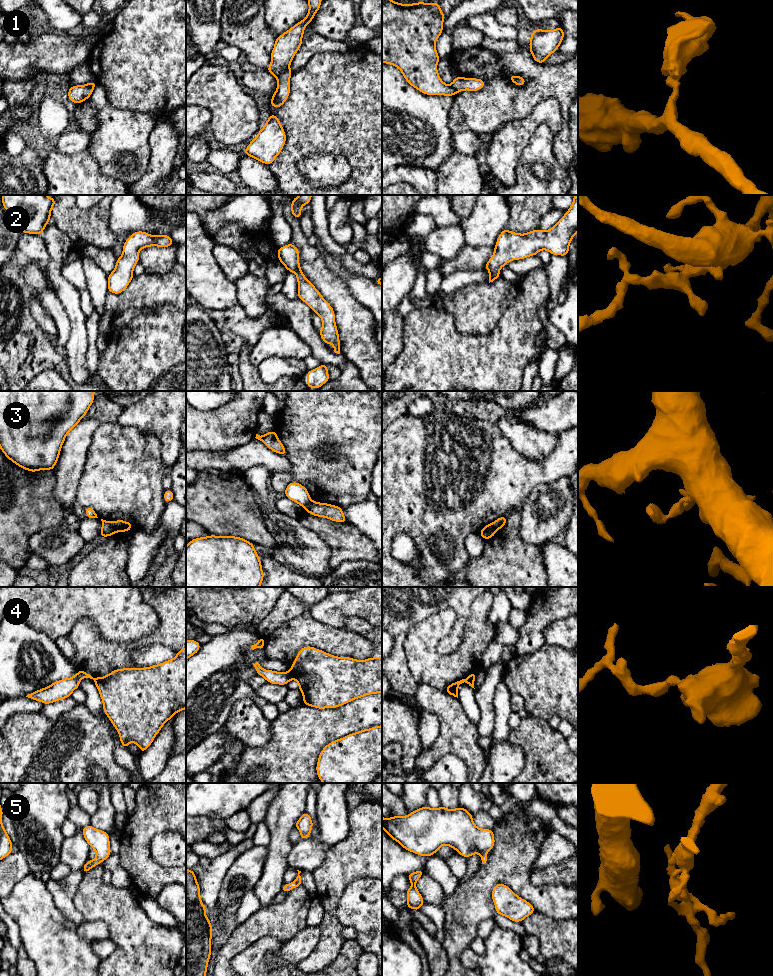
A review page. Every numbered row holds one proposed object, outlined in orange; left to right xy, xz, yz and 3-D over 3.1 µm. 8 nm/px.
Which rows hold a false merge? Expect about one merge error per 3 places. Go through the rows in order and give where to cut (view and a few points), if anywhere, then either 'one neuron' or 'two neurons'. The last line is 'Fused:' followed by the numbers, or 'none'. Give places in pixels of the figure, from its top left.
1: xz (288, 67), (277, 77) | two neurons
2: no cut | one neuron
3: xy (111, 522), (117, 531) | two neurons
4: xz (289, 671), (292, 678) | two neurons
5: no cut | one neuron
Fused: 1, 3, 4

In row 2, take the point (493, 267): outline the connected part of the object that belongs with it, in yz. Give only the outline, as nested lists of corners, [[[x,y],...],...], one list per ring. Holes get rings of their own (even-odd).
[[[578,195],[565,215],[549,230],[539,228],[525,234],[504,229],[496,241],[494,254],[483,268],[489,270],[489,283],[501,278],[499,270],[512,260],[537,255],[540,250],[566,256],[572,238],[578,232]]]

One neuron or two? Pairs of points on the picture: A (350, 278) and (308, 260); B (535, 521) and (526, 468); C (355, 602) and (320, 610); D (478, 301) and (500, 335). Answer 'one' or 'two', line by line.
A: two
B: two
C: one
D: two

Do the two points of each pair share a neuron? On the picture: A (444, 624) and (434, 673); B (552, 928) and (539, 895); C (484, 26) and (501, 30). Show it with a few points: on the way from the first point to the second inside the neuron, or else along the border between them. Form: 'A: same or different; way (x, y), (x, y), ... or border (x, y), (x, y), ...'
A: same; way (432, 636), (431, 661)
B: different; border (536, 910), (556, 920), (567, 919)
C: same; way (488, 26), (497, 30)

